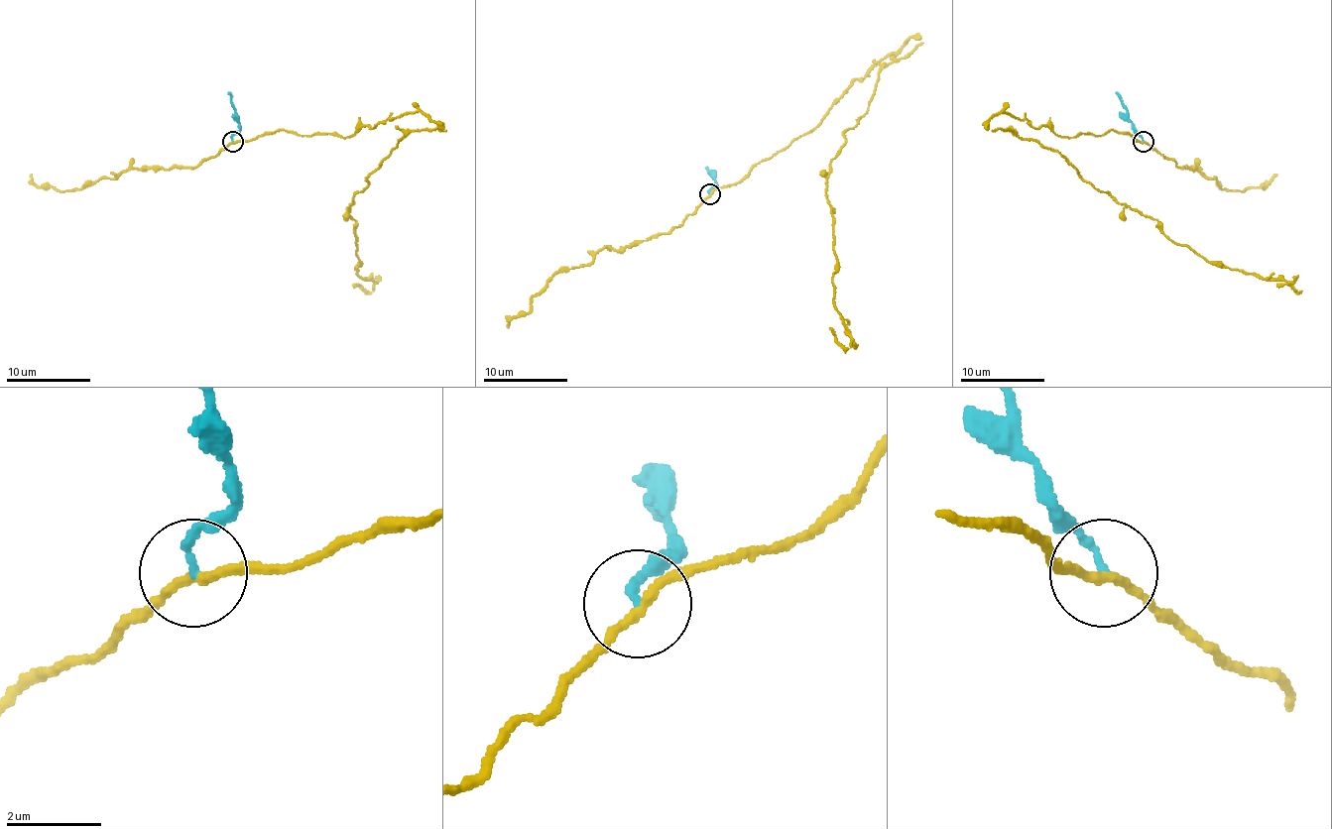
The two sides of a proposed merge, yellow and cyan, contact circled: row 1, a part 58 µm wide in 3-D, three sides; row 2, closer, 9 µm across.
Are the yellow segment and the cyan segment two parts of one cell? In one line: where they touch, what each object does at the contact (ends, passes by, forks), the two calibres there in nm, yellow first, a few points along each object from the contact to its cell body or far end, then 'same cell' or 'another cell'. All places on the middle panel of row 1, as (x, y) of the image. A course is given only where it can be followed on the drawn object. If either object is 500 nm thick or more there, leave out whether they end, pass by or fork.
(709, 194) | yellow passes by | cyan ends | 180/160 nm | yellow via (709, 194), (919, 39), (879, 70), (831, 161), (848, 348), (829, 327) | cyan via (709, 194), (715, 181), (704, 168) | another cell

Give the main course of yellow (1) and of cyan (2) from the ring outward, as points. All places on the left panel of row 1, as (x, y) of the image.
1: (232, 142), (343, 138), (419, 110), (442, 129), (409, 131), (354, 196), (356, 273), (373, 281), (352, 285)
2: (232, 142), (238, 121), (227, 91)

